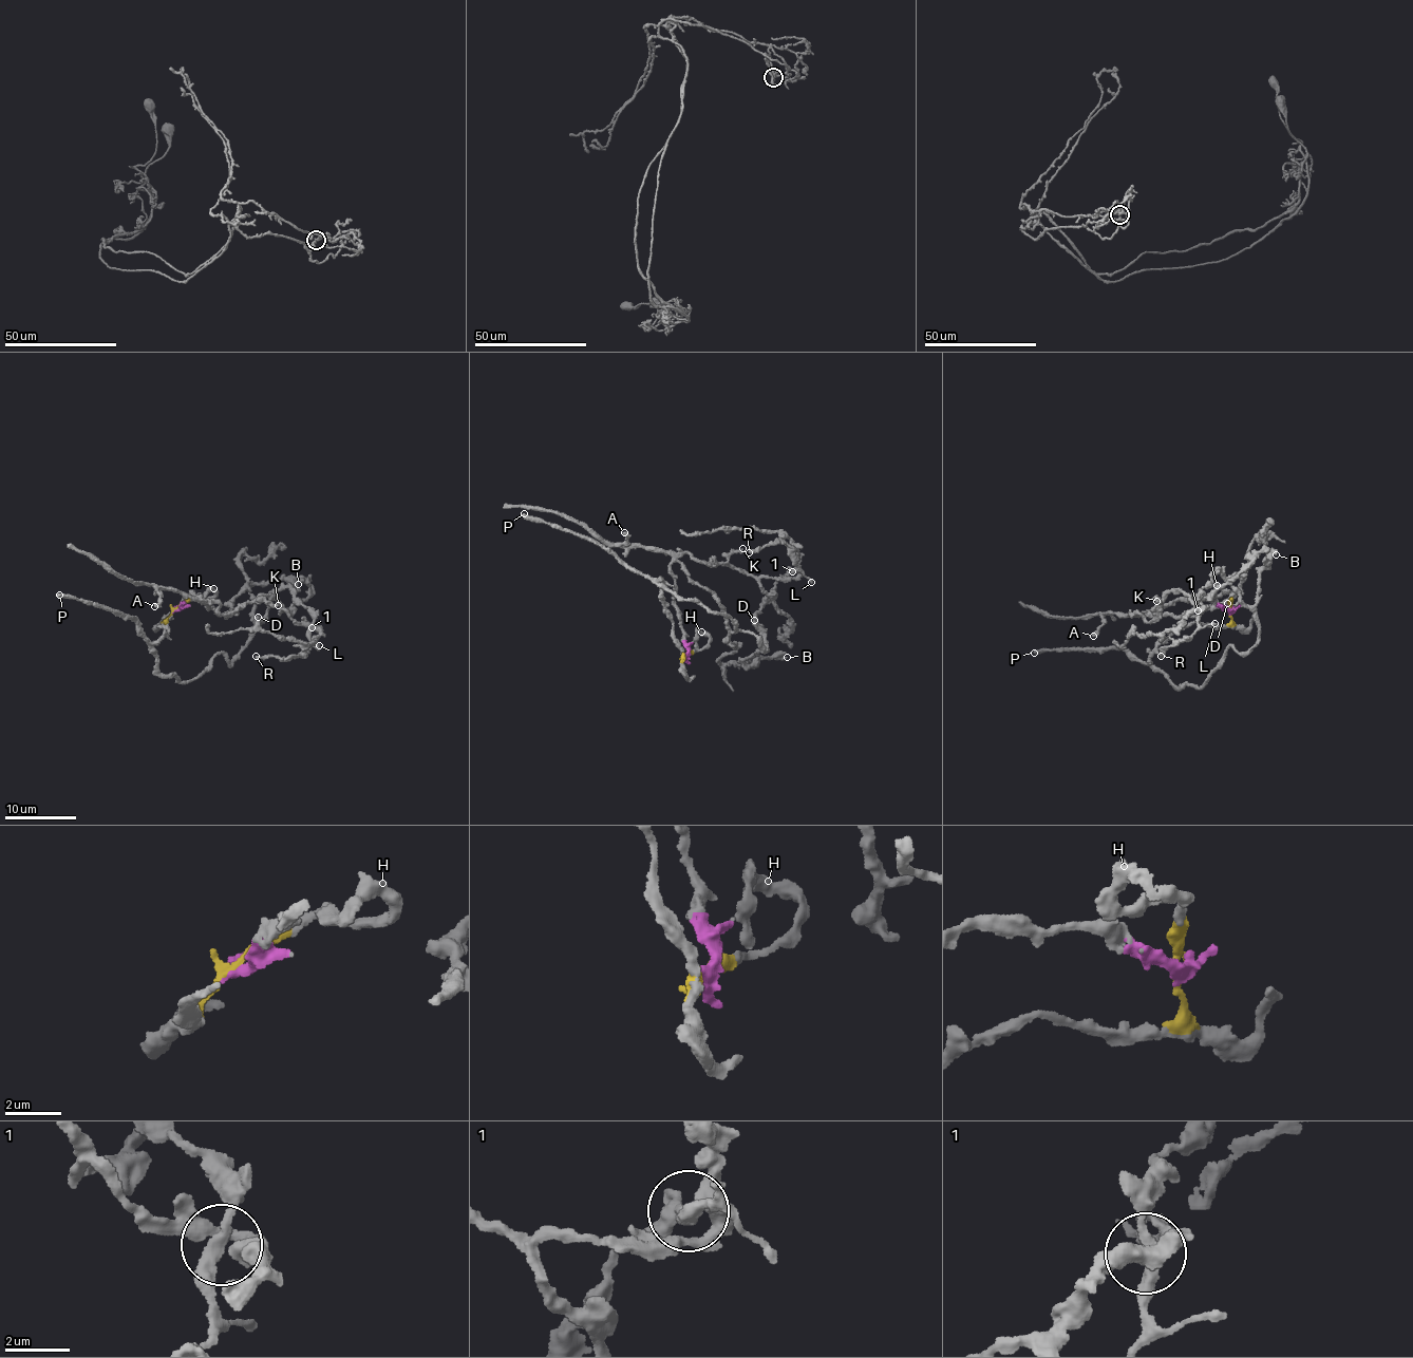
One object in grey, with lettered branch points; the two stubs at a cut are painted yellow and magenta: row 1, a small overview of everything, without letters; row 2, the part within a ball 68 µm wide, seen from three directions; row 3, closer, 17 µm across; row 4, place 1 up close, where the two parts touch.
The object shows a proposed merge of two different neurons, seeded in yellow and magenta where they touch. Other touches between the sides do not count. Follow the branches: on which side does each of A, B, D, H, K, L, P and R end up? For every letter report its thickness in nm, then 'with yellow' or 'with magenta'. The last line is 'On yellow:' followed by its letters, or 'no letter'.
A: 400 nm thick; with magenta
B: 400 nm thick; with yellow
D: 420 nm thick; with yellow
H: 480 nm thick; with yellow
K: 280 nm thick; with magenta
L: 240 nm thick; with yellow
P: 400 nm thick; with yellow
R: 320 nm thick; with yellow
On yellow: B, D, H, L, P, R

